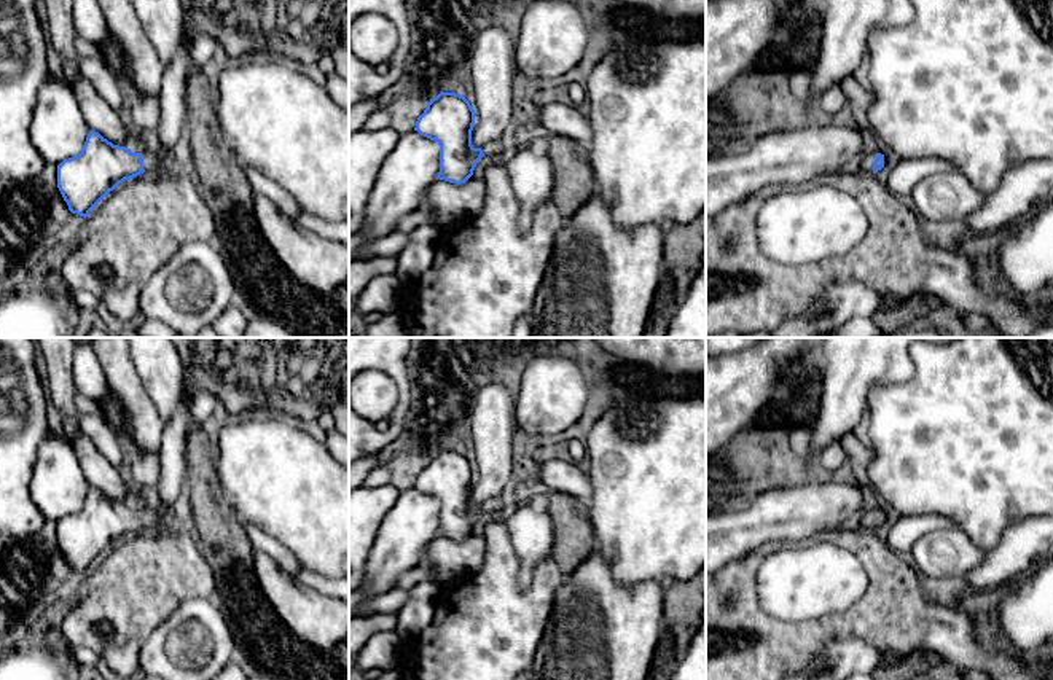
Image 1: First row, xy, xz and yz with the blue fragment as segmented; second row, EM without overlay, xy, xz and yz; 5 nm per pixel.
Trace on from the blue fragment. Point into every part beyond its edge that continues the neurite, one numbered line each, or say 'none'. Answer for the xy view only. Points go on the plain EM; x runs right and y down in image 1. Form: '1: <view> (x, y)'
1: xy (150, 518)

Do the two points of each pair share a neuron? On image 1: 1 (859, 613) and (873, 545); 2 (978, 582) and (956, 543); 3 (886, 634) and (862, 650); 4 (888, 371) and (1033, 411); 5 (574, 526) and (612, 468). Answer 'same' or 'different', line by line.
1: same
2: different
3: different
4: different
5: different

